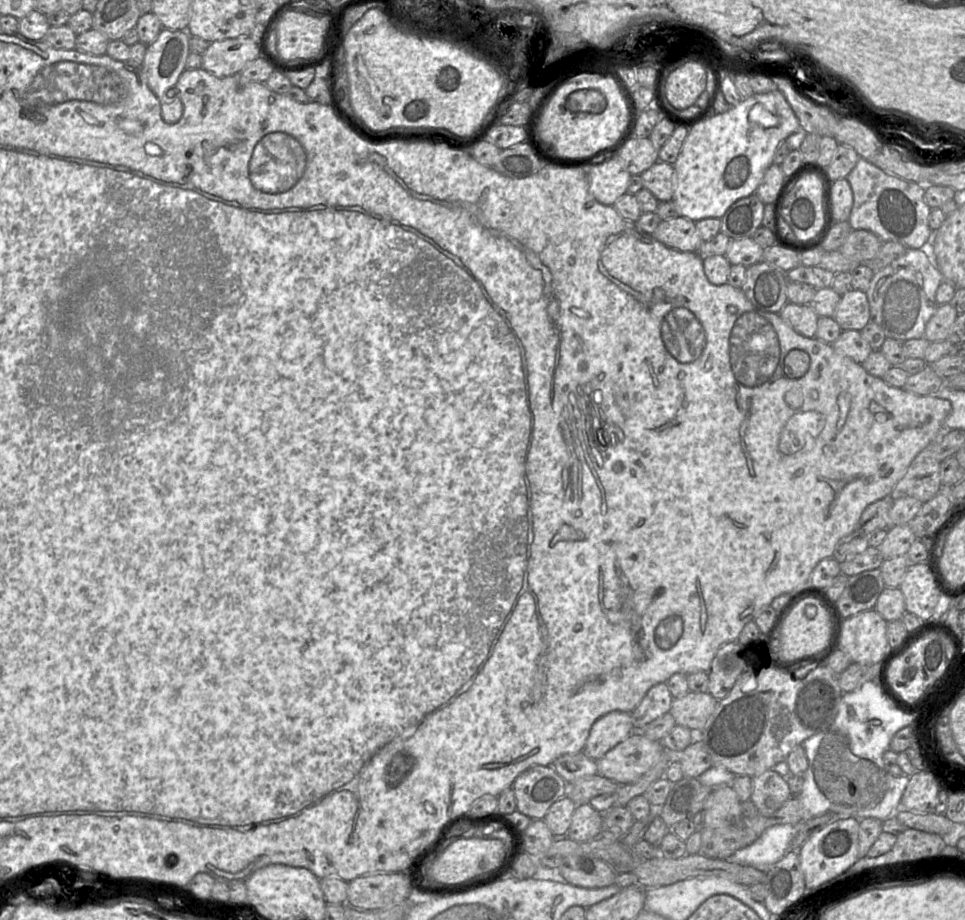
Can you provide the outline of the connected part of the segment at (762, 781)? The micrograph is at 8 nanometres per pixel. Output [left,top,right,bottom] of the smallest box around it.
[751,769,790,814]

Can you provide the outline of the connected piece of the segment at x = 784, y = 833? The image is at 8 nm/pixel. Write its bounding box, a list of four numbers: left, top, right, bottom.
[730,824,796,871]

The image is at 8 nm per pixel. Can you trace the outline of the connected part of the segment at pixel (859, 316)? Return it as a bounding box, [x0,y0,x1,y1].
[831,289,870,330]

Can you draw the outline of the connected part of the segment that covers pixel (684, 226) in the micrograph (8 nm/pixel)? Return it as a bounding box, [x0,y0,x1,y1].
[652,216,703,252]

